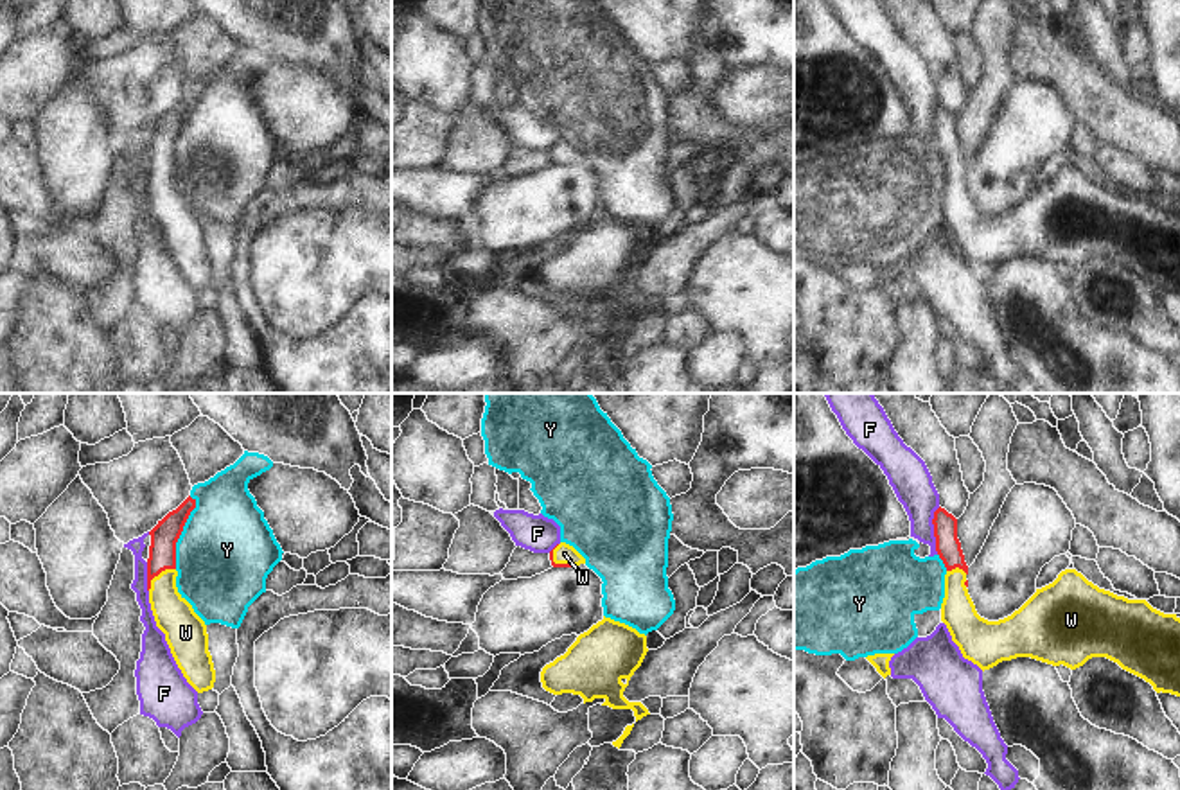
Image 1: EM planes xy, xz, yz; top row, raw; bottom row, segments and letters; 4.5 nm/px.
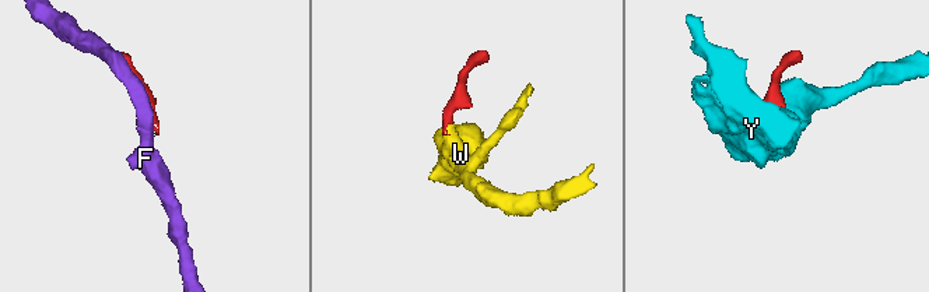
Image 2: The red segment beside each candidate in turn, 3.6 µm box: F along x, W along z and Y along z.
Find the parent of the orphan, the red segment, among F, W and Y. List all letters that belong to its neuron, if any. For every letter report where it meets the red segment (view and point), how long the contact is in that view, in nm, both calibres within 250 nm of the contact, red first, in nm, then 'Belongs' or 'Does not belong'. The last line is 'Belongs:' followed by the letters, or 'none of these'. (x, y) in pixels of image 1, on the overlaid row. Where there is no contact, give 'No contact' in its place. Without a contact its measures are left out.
F: Touches red at yz (934, 530). Shared border 220 nm. Thickness 110 nm (red) against 180 nm. Does not belong
W: Touches red at xy (158, 573). Shared border 160 nm. Thickness 130 nm (red) against 180 nm. Belongs
Y: Touches red at xy (182, 530). Shared border 340 nm. Thickness 130 nm (red) against 440 nm. Does not belong
Belongs: W

